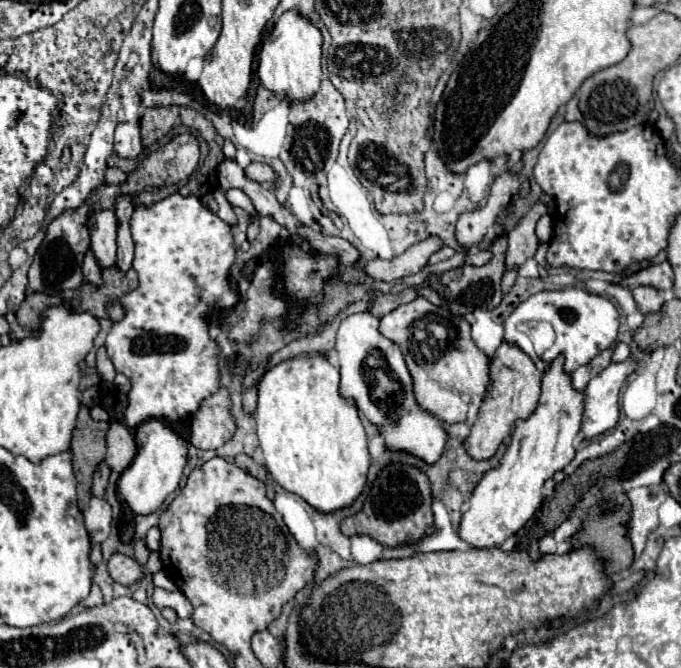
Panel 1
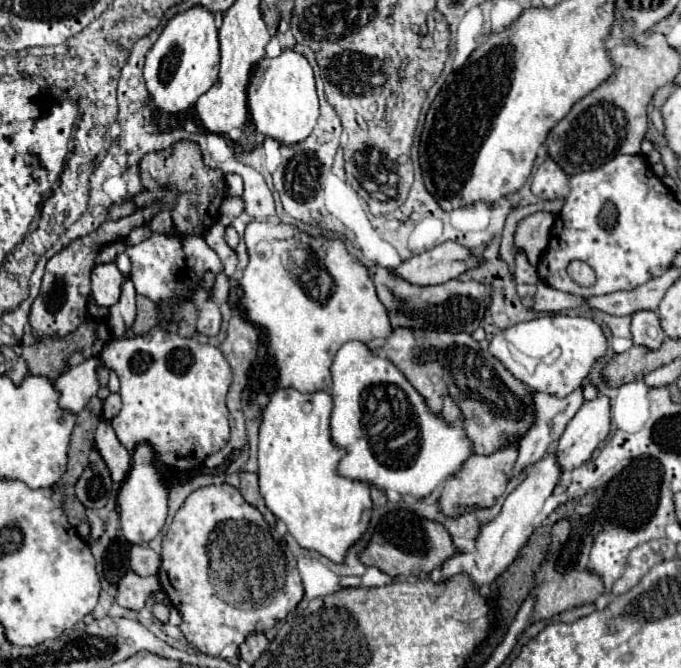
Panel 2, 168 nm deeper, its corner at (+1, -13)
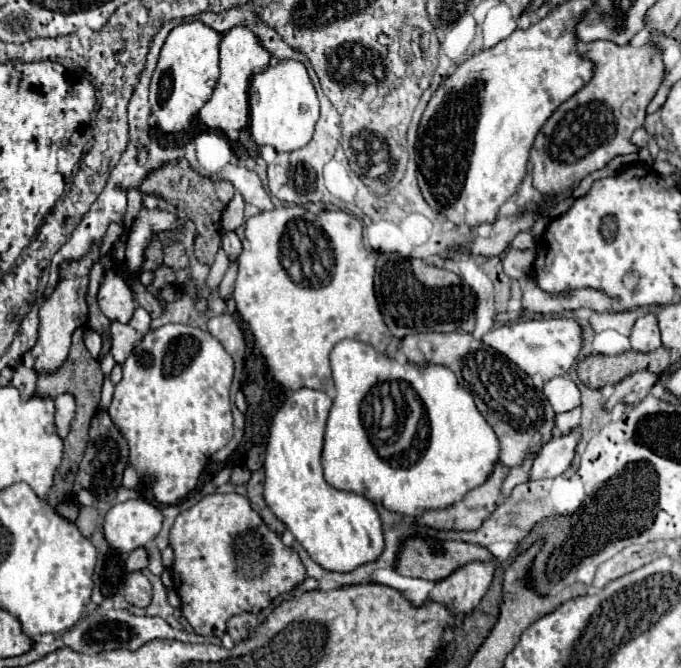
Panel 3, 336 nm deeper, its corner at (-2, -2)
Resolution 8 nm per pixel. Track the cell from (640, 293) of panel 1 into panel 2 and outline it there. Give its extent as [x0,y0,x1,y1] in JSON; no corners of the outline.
[631,311,665,351]

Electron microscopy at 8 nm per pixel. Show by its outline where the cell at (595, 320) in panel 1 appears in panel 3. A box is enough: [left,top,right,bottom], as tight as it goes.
[482,318,584,382]

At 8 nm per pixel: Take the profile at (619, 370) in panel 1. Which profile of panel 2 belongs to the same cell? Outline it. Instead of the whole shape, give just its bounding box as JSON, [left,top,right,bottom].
[555,397,609,471]

